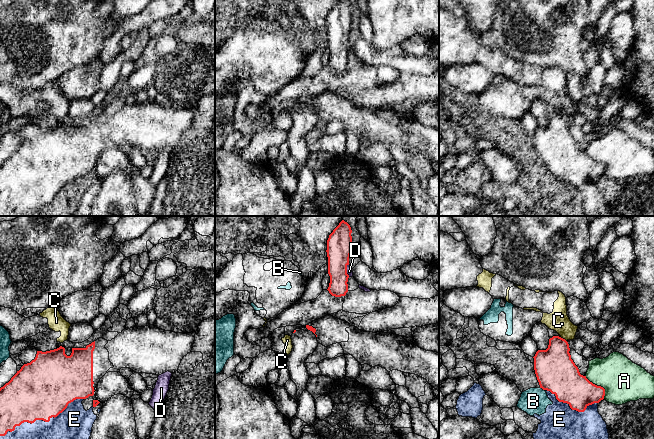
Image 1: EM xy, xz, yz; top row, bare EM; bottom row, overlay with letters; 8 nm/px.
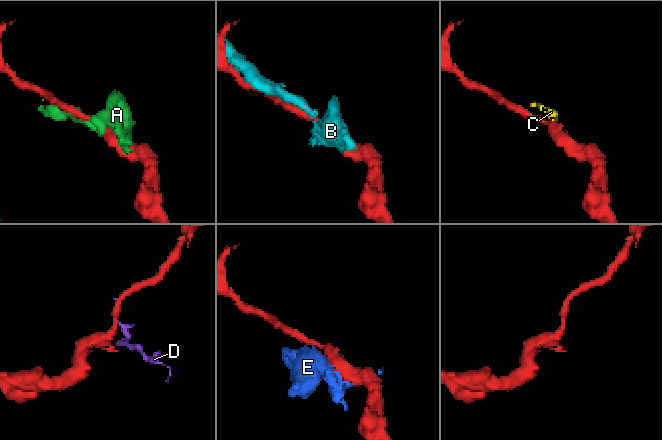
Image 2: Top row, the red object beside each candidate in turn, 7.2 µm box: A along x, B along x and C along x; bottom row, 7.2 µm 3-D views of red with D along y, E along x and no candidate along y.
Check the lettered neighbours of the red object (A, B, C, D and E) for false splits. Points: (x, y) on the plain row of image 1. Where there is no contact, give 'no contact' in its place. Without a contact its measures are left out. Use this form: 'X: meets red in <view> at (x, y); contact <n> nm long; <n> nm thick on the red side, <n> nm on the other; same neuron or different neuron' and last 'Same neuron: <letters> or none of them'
A: meets red in yz at (599, 162); contact 240 nm long; 280 nm thick on the red side, 340 nm on the other; different neuron
B: meets red in yz at (542, 164); contact 50 nm long; 320 nm thick on the red side, 200 nm on the other; different neuron
C: meets red in yz at (562, 114); contact 70 nm long; 320 nm thick on the red side, 170 nm on the other; different neuron
D: meets red in xz at (346, 46); contact 110 nm long; 200 nm thick on the red side, 50 nm on the other; different neuron
E: meets red in xy at (41, 195); contact 750 nm long; 480 nm thick on the red side, 400 nm on the other; different neuron
Same neuron: none of them

